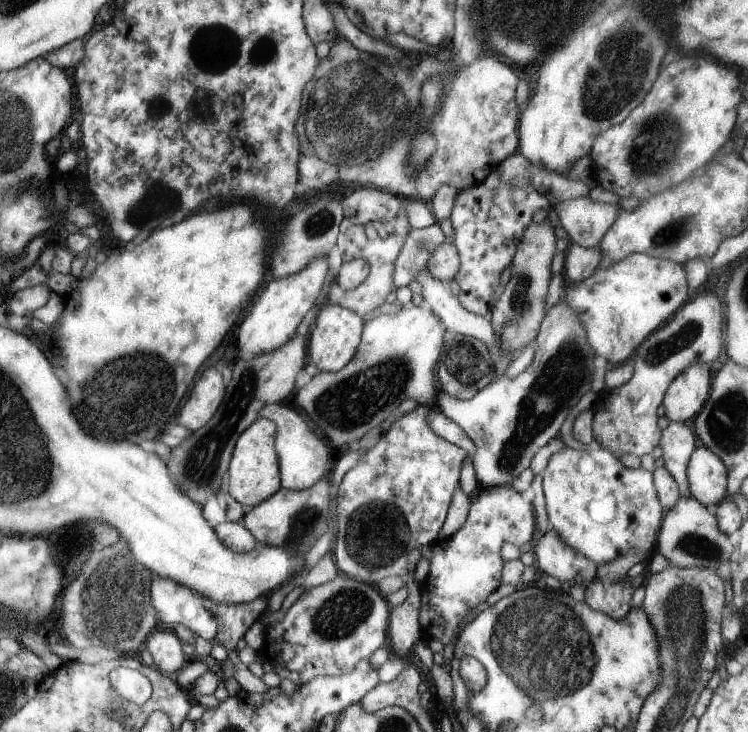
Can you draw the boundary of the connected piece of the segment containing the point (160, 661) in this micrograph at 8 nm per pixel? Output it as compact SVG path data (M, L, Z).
M155 632L144 642L154 659L154 668L174 677L182 670L190 659L182 651L182 641L172 632Z

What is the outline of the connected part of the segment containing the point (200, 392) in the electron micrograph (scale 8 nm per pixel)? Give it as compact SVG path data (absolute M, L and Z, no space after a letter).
M216 368L204 370L174 423L191 431L204 426L220 408L225 388L222 375Z

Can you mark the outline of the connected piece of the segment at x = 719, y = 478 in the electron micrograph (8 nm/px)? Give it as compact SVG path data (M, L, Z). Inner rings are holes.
M705 445L695 448L687 466L687 481L691 496L708 509L715 509L724 499L729 498L727 472L728 469L724 461L717 454L714 454L714 451Z

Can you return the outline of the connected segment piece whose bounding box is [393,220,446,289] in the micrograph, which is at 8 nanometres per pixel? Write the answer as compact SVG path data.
M437 220L429 227L412 229L395 260L393 283L396 289L408 286L417 274L427 268L434 250L446 240Z

